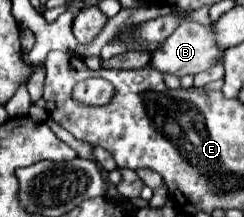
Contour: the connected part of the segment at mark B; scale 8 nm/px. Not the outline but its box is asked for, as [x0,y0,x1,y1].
[149,18,223,78]

